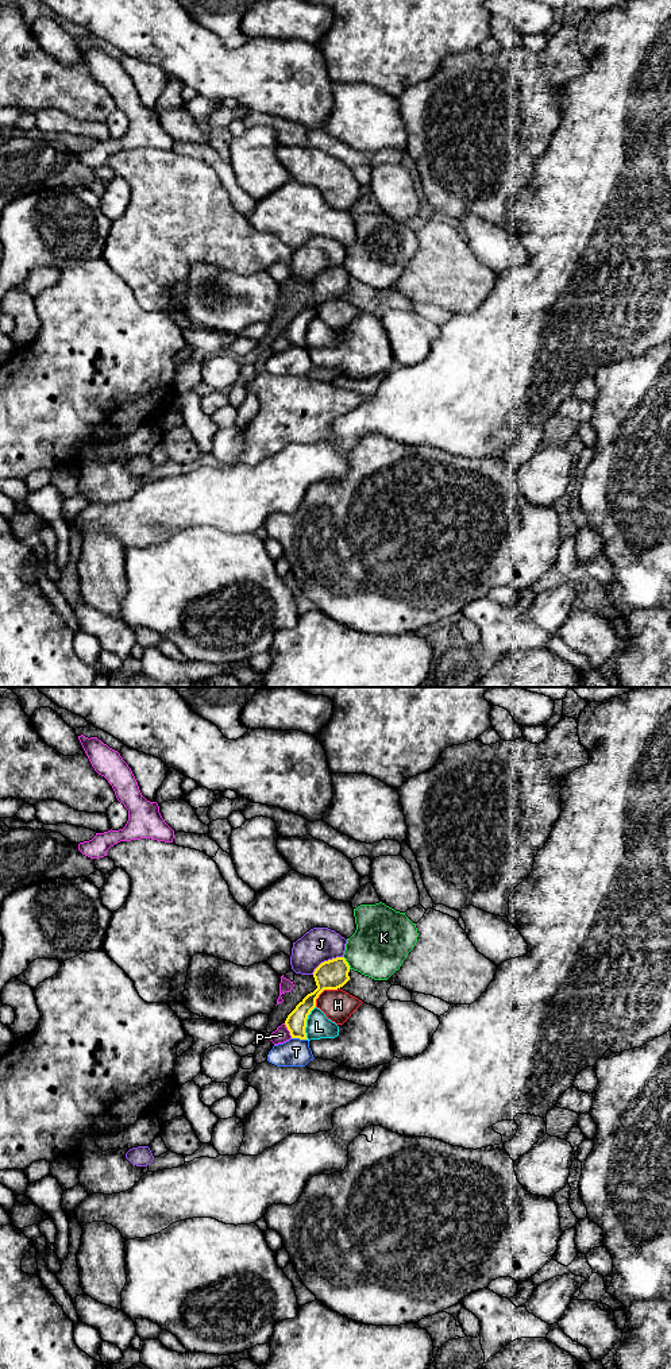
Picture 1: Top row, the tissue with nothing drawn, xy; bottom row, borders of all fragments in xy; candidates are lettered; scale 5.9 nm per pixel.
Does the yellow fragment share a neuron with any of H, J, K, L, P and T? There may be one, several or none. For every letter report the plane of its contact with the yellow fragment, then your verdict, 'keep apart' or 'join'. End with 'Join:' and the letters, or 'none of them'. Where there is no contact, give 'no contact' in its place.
H: xy | keep apart
J: xy | keep apart
K: xy | keep apart
L: xy | keep apart
P: xy | keep apart
T: xy | keep apart
Join: none of them

